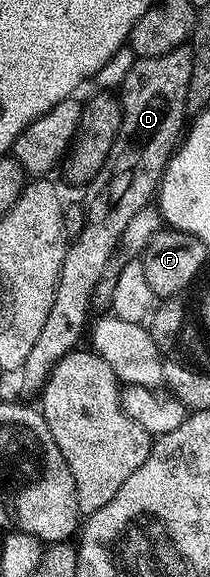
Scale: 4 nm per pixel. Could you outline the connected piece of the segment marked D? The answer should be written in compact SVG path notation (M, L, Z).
M182 45L162 56L137 58L131 65L131 73L127 73L122 81L119 98L123 121L119 125L119 137L115 137L115 145L111 145L111 153L107 153L107 161L103 161L97 176L87 184L89 192L83 198L83 233L79 233L65 248L63 269L59 273L51 313L47 313L43 333L39 333L23 368L27 382L44 384L59 360L80 344L77 342L84 331L86 334L93 294L113 254L118 254L123 231L139 209L150 206L161 186L161 175L182 138L187 123L185 102L192 68L192 46Z

